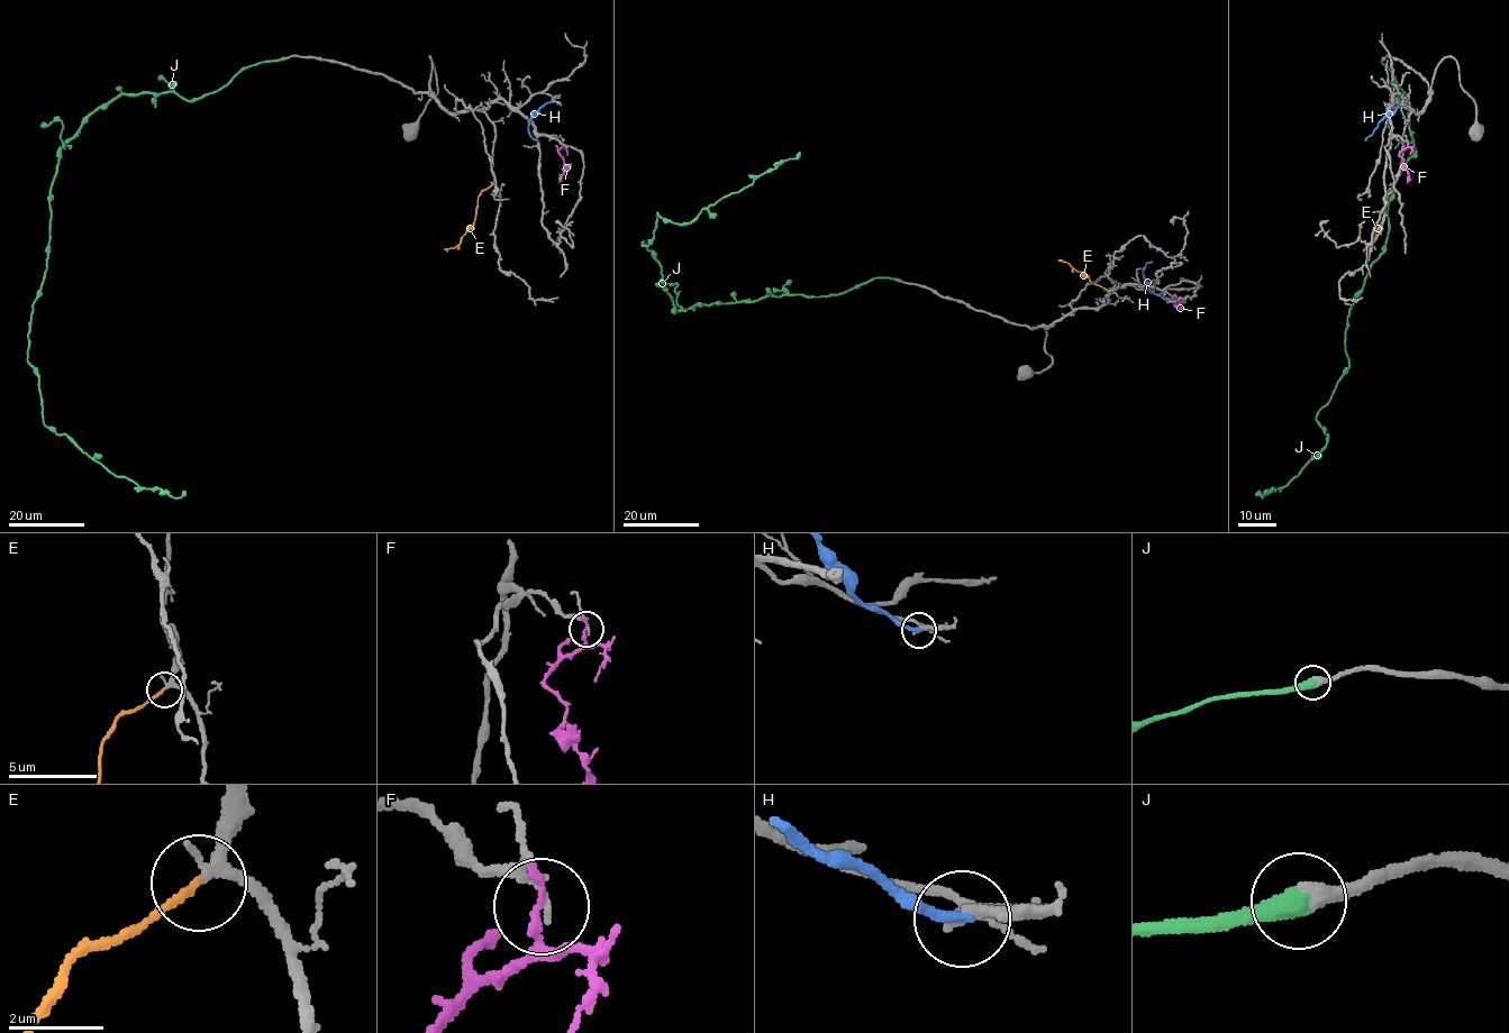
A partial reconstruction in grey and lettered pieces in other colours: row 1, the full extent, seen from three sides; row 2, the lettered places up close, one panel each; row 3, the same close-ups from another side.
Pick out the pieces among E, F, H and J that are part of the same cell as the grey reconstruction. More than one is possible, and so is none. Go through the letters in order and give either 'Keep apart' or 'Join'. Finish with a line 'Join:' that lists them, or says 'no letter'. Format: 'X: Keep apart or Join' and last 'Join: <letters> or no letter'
E: Join
F: Keep apart
H: Keep apart
J: Join
Join: E, J

